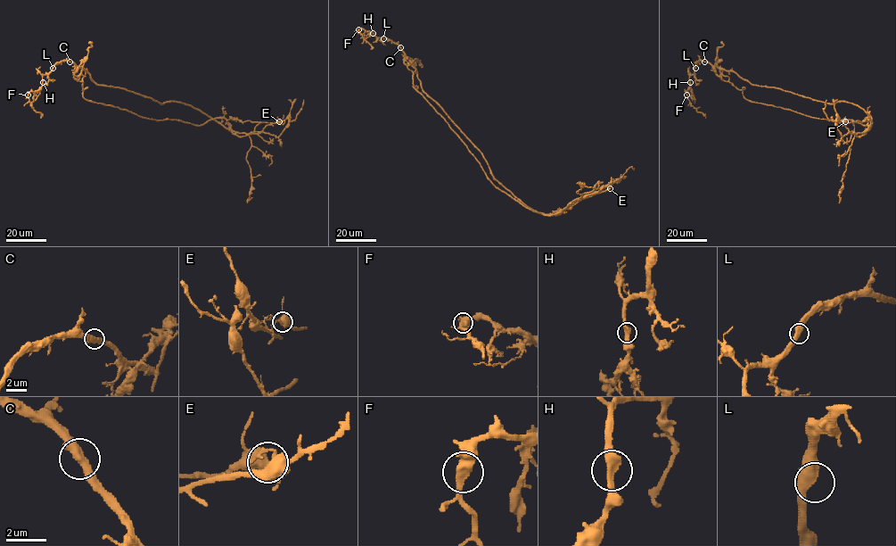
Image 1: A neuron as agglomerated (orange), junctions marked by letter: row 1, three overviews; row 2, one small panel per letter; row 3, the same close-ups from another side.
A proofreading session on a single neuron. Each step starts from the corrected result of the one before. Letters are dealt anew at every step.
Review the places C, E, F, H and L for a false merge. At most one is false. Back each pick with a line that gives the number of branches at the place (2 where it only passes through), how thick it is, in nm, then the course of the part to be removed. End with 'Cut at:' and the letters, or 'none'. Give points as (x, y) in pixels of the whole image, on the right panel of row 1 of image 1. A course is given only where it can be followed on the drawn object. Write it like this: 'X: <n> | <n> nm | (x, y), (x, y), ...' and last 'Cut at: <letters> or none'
E: 2 | 440 nm | (845, 121), (871, 119), (866, 125), (812, 118), (747, 100), (719, 71), (716, 60), (720, 43)
Cut at: E

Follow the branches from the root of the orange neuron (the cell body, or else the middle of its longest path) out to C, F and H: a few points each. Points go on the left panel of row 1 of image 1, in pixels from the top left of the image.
C: (144, 96), (119, 87), (98, 85), (86, 70), (69, 62)
F: (144, 96), (119, 87), (98, 85), (86, 70), (67, 61), (58, 62), (45, 74), (41, 86), (28, 95)
H: (144, 96), (119, 87), (98, 85), (86, 70), (67, 61), (56, 63), (43, 76), (43, 82)

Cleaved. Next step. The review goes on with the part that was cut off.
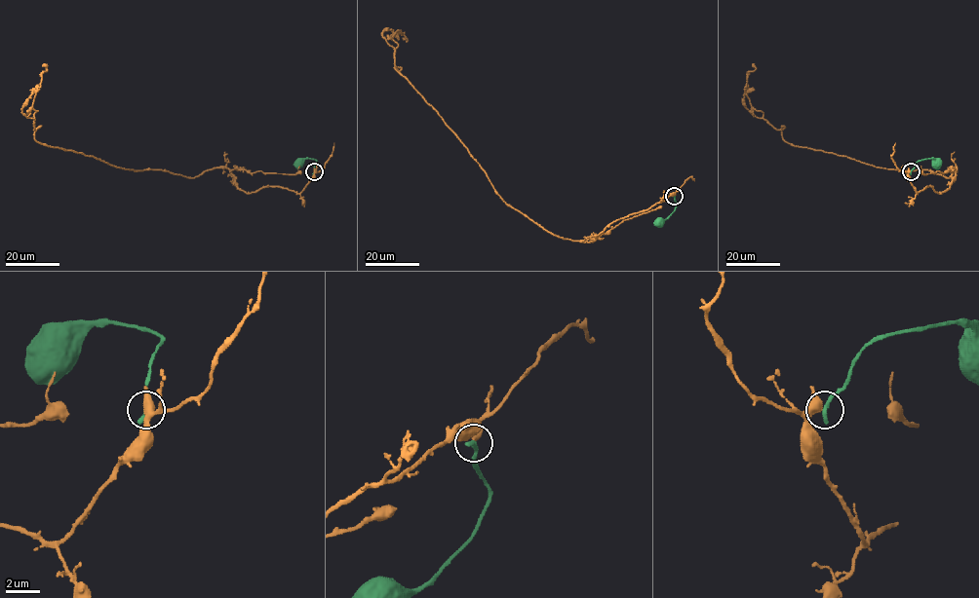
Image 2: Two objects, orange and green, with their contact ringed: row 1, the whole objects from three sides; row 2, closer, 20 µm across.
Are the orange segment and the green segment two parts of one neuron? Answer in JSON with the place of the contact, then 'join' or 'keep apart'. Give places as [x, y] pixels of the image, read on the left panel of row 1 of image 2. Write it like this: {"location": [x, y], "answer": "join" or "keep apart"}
{"location": [314, 171], "answer": "keep apart"}

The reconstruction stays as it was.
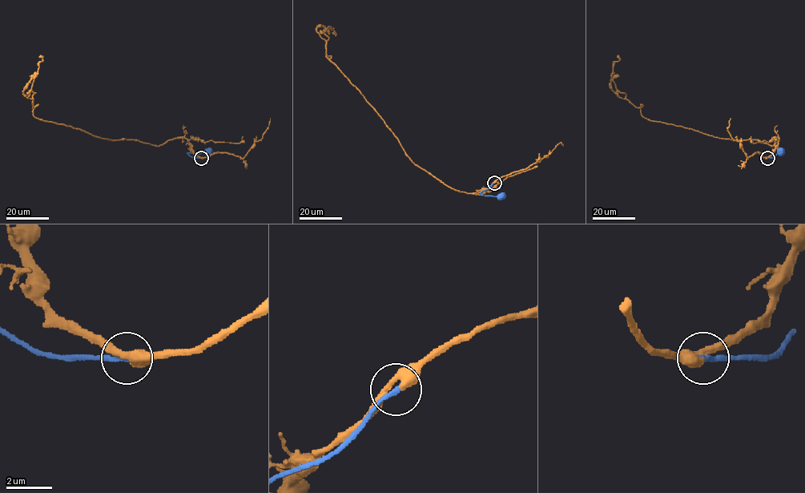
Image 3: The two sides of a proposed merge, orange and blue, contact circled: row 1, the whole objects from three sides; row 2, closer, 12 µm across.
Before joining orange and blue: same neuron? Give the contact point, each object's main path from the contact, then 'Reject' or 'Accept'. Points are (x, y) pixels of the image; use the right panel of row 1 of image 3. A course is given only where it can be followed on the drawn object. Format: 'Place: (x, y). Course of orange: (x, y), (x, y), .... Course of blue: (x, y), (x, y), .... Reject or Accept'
Place: (767, 158). Course of orange: (766, 158), (773, 153), (778, 138), (773, 146), (715, 138), (645, 118), (616, 87), (612, 75), (617, 57). Course of blue: (766, 158), (773, 158), (778, 152), (782, 153), (781, 151). Accept

